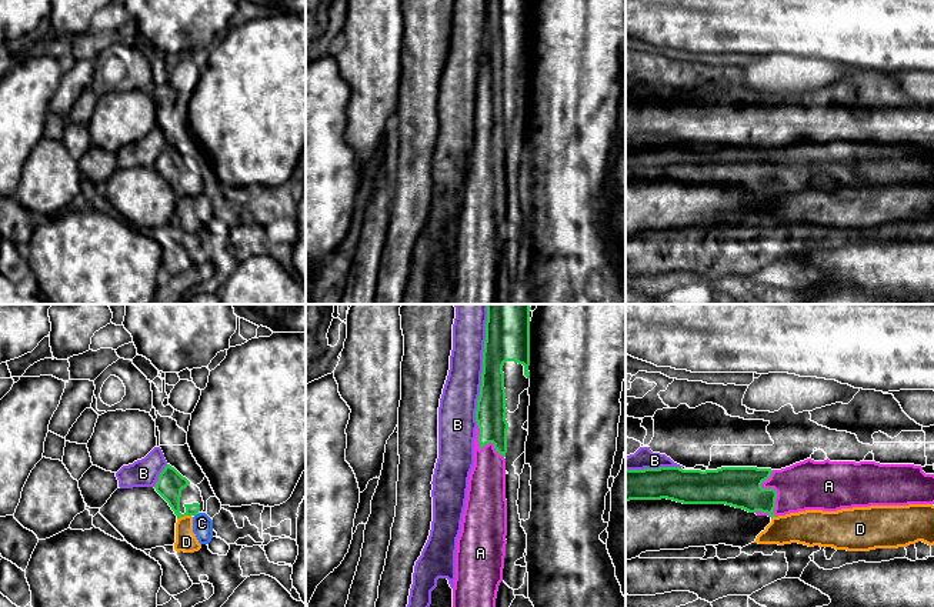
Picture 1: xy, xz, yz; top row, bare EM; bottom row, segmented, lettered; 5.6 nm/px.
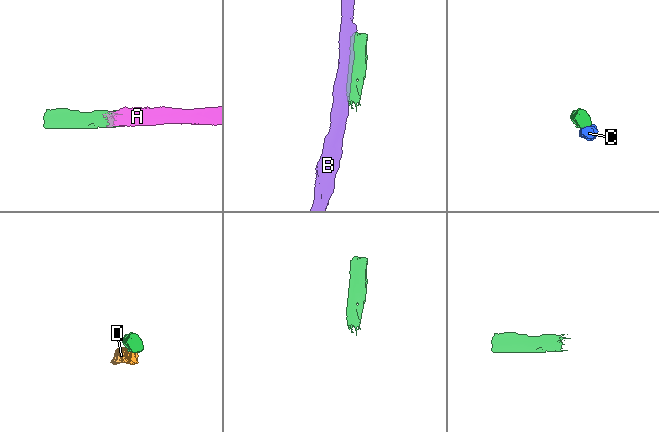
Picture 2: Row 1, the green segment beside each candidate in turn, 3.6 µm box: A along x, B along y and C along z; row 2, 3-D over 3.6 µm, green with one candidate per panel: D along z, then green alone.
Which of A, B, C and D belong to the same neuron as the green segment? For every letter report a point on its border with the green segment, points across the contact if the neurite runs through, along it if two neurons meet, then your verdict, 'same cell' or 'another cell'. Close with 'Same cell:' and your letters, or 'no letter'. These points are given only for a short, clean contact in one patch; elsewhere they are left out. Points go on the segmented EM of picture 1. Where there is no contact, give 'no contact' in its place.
A: contact yz (773, 489); way yz (740, 487), (773, 489), (797, 489), (809, 484); same cell
B: contact xz (483, 364); another cell
C: contact xy (196, 513); another cell
D: contact xy (183, 516); border xy (190, 514), (177, 519); another cell
Same cell: A

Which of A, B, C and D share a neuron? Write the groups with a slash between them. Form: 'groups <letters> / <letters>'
groups A / B / C D

